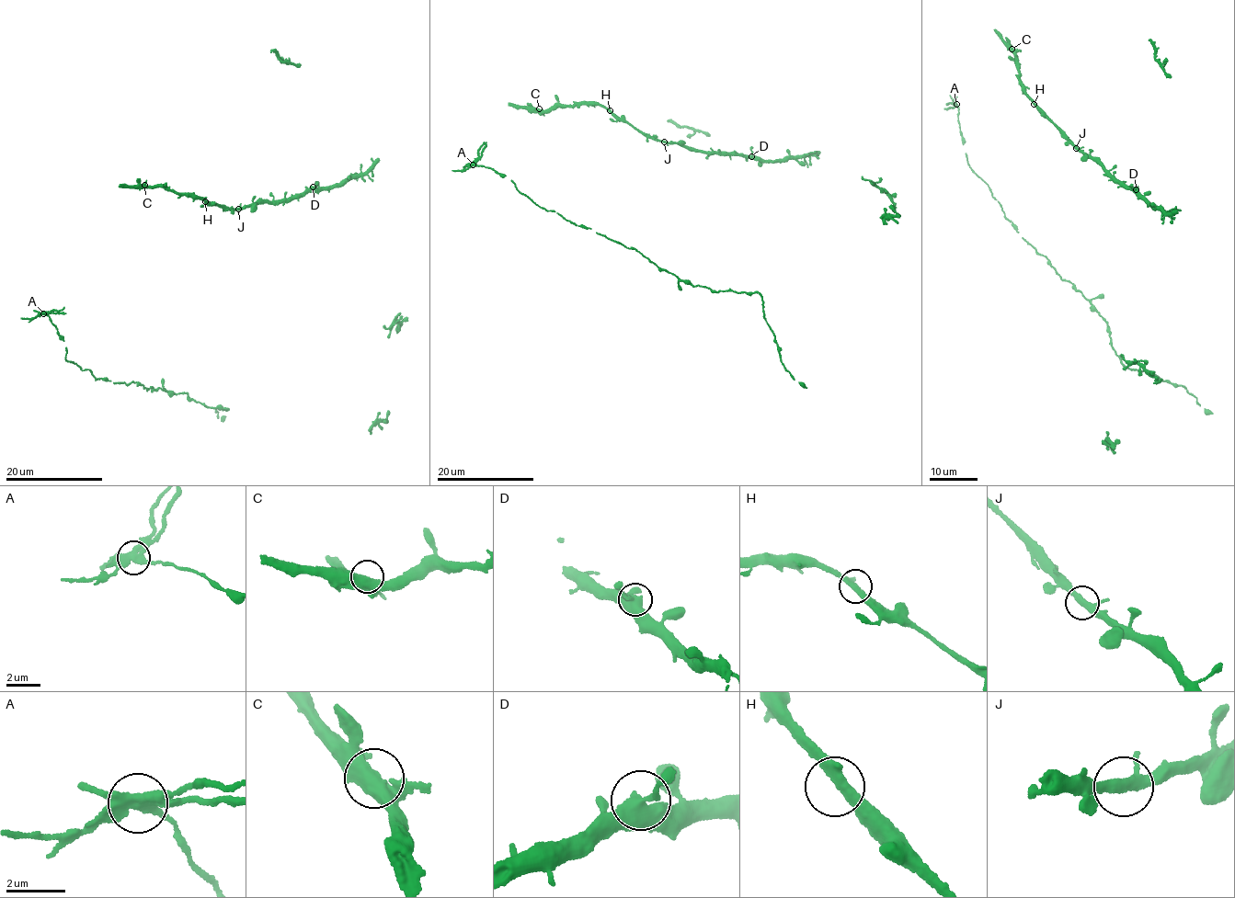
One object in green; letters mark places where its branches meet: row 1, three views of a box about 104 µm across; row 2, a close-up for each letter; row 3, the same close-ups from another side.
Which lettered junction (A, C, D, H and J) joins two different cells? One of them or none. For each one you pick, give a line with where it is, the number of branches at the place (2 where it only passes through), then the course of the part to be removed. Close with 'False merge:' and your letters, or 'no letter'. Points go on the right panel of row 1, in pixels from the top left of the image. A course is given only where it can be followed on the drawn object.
A: at (956, 104); 4 branches meet
False merge: A

